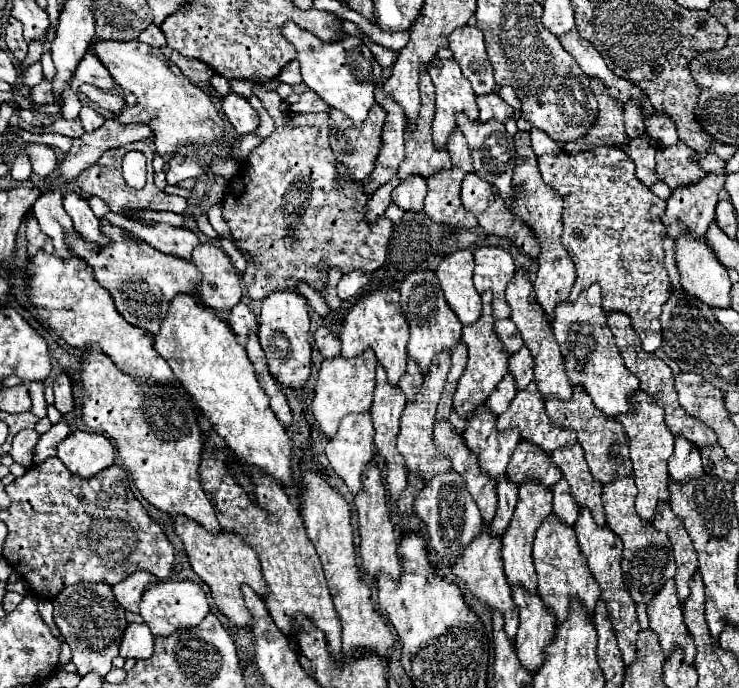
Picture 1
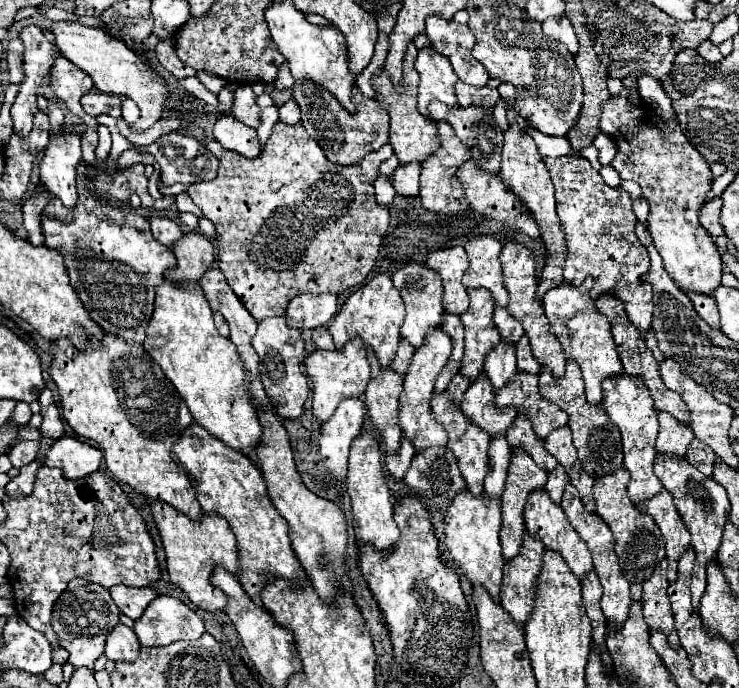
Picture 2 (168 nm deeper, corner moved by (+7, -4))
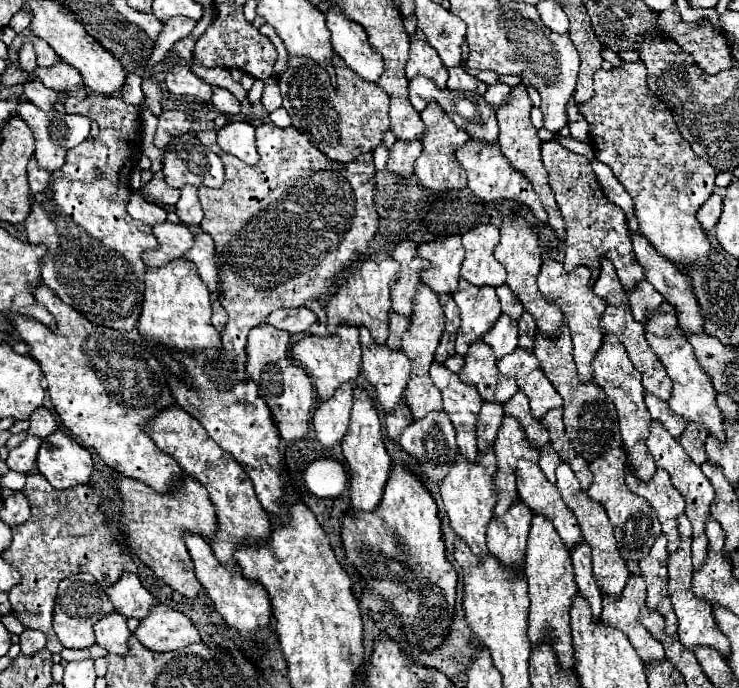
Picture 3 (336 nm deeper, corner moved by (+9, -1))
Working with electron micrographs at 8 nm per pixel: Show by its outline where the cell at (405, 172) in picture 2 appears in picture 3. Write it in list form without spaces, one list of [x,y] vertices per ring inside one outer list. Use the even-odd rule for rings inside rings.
[[[396,141],[390,149],[390,157],[388,157],[388,171],[394,171],[402,177],[408,177],[414,173],[414,161],[422,151],[422,143],[400,143]]]

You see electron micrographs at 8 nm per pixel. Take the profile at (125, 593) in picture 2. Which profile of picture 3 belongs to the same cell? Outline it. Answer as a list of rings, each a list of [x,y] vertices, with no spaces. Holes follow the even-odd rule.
[[[126,573],[124,577],[120,577],[116,581],[116,585],[106,587],[106,595],[110,597],[114,609],[126,617],[134,617],[134,619],[144,619],[150,611],[152,605],[156,605],[158,601],[154,599],[154,595],[150,595],[138,575],[134,573]]]

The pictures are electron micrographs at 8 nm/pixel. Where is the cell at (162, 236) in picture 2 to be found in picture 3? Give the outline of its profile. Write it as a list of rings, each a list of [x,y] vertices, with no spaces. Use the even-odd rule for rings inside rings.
[[[134,191],[134,193],[130,195],[128,213],[130,213],[134,219],[138,219],[138,221],[142,221],[142,223],[146,223],[146,225],[150,225],[150,227],[154,227],[154,225],[166,221],[166,211],[164,211],[160,205],[156,205],[156,203],[152,203],[152,201],[146,201],[138,191]]]

